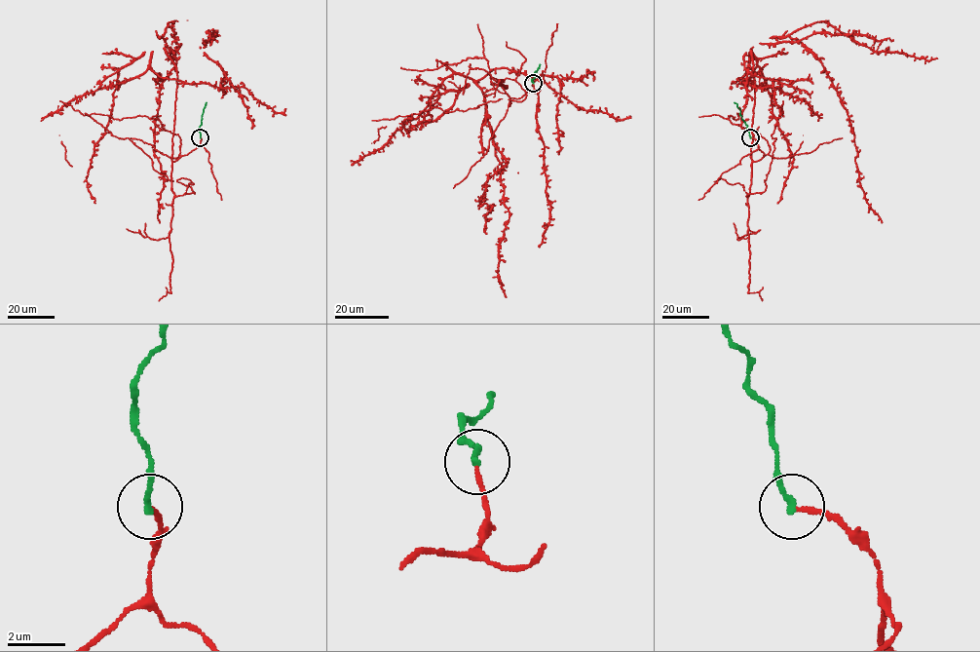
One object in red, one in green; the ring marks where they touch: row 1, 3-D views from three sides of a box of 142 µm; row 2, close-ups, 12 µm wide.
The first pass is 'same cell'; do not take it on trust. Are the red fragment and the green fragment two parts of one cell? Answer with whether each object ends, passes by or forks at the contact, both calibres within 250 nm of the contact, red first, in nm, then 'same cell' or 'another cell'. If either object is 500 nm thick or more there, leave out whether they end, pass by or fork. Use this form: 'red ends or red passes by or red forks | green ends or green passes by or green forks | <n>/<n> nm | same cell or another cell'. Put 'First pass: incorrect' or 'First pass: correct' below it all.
red ends | green ends | 150/200 nm | same cell
First pass: correct

